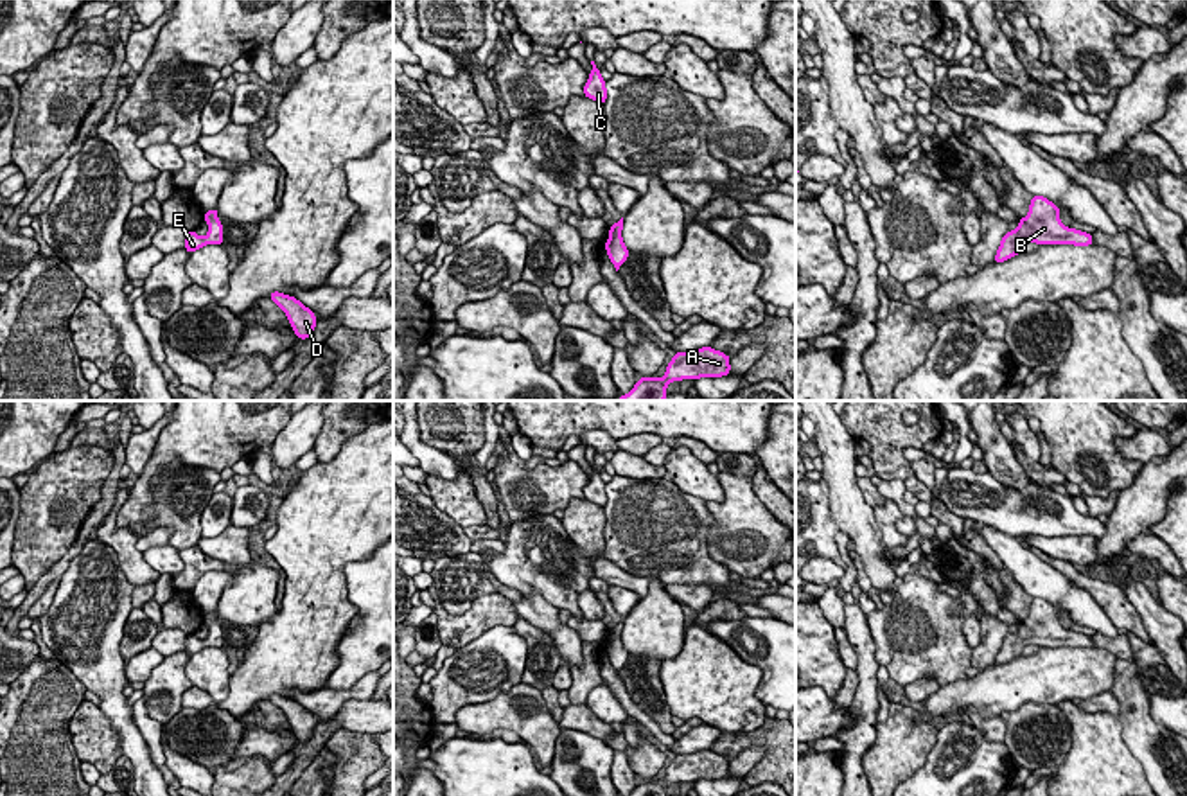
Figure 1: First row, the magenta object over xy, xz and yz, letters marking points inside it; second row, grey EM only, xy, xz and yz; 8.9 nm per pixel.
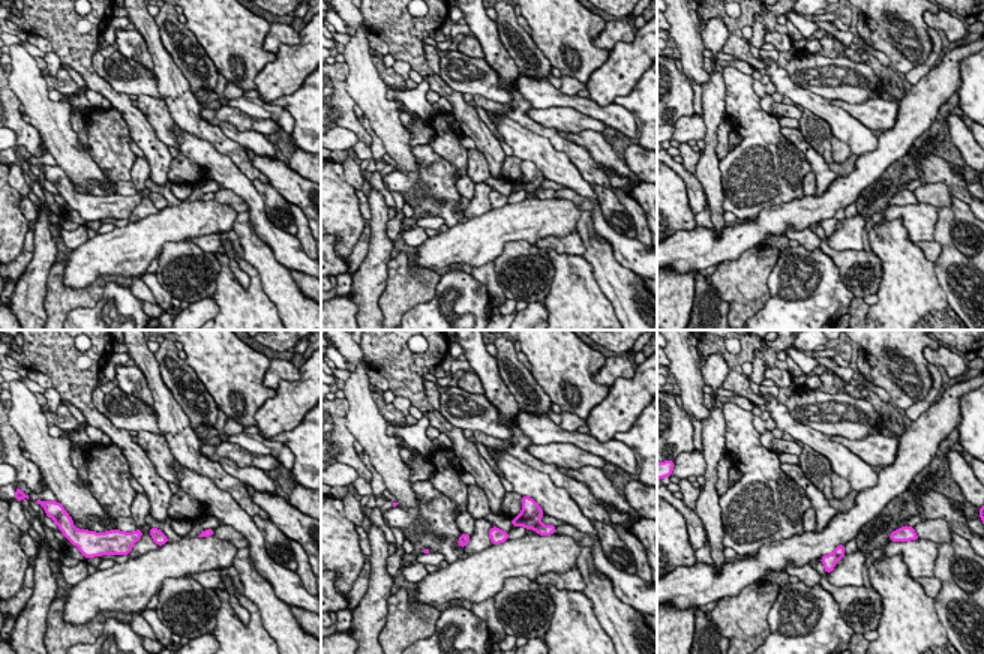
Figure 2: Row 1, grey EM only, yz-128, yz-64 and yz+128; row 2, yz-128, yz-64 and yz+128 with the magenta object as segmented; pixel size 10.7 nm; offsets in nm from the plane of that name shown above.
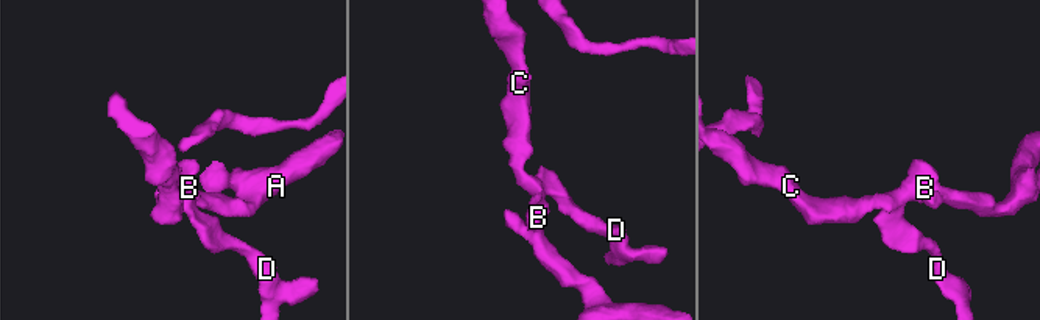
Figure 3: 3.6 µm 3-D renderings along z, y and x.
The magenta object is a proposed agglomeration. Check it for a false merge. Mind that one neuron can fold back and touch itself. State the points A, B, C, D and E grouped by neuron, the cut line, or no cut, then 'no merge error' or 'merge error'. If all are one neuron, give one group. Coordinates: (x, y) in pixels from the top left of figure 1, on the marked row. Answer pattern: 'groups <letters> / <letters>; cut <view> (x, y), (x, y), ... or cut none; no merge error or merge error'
groups A B C D E; cut none; no merge error

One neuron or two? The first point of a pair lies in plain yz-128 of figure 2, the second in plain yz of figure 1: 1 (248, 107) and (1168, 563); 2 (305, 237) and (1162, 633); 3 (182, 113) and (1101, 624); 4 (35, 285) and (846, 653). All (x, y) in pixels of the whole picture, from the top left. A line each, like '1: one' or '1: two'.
1: one
2: one
3: two
4: two

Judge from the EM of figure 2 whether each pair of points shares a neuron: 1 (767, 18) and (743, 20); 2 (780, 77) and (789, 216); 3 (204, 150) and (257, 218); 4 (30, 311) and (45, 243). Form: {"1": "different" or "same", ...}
{"1": "different", "2": "different", "3": "same", "4": "same"}

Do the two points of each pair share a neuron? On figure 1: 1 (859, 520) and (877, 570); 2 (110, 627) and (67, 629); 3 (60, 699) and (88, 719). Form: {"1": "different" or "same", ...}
{"1": "same", "2": "same", "3": "different"}

